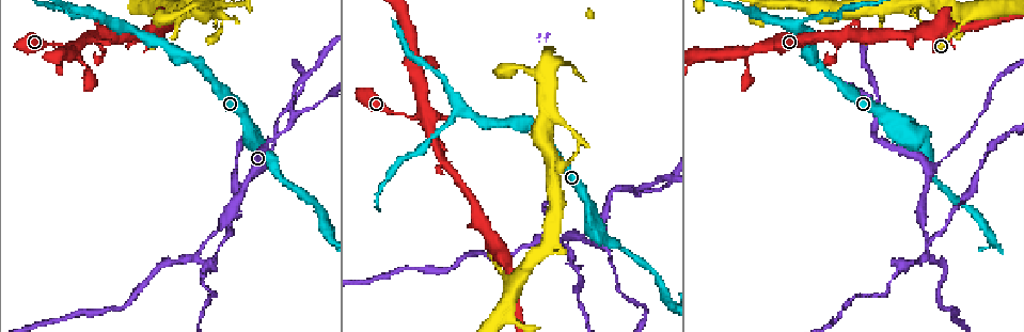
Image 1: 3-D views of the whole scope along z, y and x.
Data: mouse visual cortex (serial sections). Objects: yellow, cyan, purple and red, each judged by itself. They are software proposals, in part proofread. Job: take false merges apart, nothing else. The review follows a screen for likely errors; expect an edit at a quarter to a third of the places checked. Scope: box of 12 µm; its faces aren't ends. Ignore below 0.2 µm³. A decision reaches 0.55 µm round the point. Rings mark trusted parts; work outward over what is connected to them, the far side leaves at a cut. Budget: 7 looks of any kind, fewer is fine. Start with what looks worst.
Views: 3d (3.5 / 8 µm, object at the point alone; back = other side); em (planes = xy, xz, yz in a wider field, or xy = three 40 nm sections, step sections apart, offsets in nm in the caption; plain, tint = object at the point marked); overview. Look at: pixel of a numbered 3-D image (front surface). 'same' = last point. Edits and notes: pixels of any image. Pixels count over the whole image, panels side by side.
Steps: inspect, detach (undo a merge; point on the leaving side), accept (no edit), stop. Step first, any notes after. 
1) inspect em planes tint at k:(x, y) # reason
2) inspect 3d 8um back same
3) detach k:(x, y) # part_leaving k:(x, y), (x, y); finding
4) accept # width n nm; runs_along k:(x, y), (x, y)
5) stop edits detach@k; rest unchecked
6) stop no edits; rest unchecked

inspect 3d 3.5um at 1:(198, 254) # two arms in line, one across

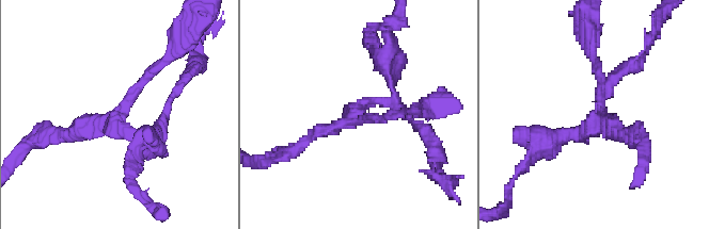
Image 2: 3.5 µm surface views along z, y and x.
inspect em xy step 5 tint at 2:(362, 117) # arms 3; arm_widths 150, 150, 200 nm; need the tissue

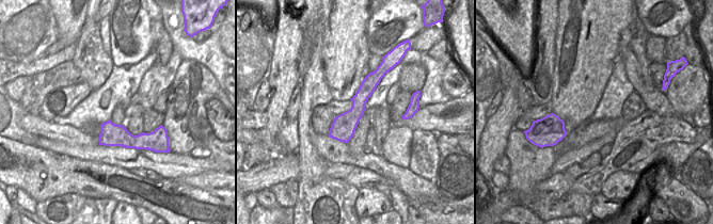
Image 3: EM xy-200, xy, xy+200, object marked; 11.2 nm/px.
detach 2:(160, 137) # part_leaving 2:(121, 131), (151, 134), (187, 75); two cells meet here

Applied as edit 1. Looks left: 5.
inspect overview # see it whole again

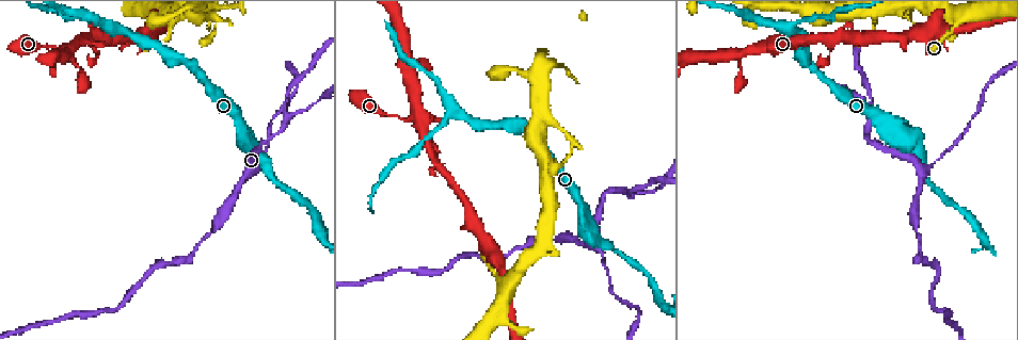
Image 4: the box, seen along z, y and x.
inspect 3d 3.5um at 4:(285, 118) # thin neck

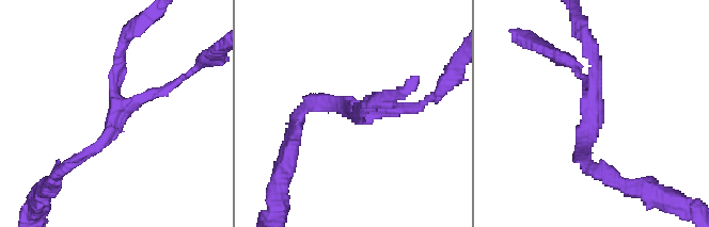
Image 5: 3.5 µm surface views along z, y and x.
inspect em xy step 3 tint at 5:(593, 112) # arms 3; arm_widths 150, 150, 200 nm; need the tissue

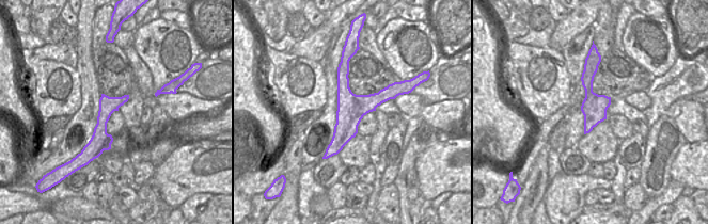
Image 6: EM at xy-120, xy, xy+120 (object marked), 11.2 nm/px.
accept # runs_along 5:(71, 163), (113, 127), (123, 45); continuous, no second cell

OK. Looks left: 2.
stop edits detach@2; rest unchecked

